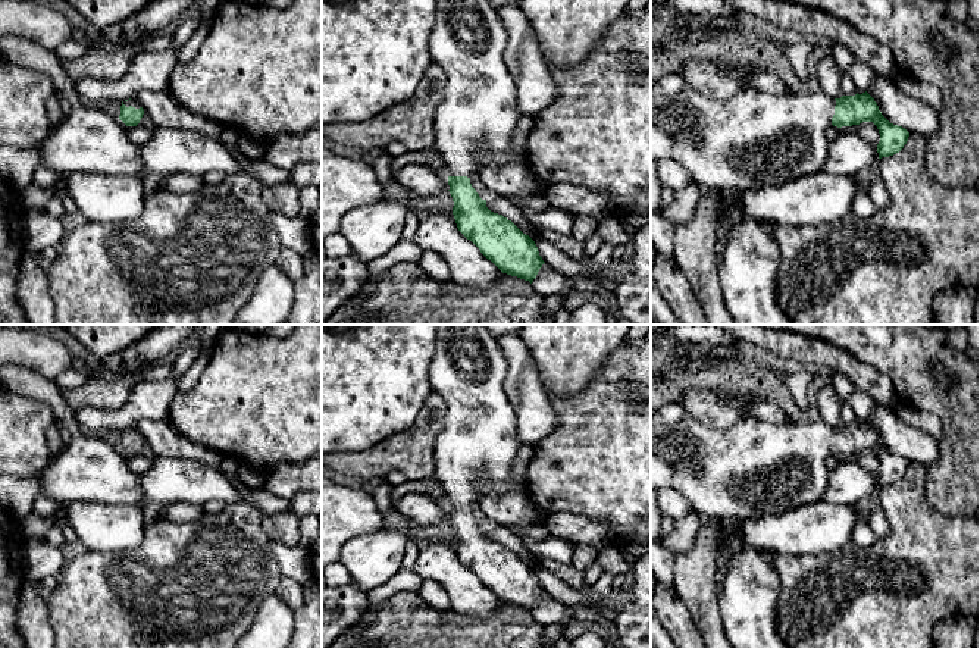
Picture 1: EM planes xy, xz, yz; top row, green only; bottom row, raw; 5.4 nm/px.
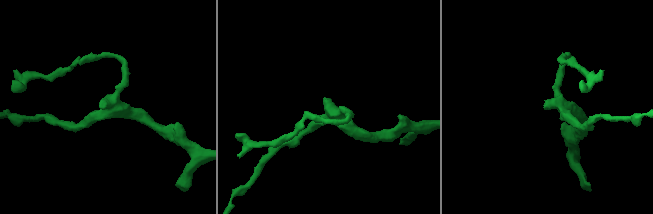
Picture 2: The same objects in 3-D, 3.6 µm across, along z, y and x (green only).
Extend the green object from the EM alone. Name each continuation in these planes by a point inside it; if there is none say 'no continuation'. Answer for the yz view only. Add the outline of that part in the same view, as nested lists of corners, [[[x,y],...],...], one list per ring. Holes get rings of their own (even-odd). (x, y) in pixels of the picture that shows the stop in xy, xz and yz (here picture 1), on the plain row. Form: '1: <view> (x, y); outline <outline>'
1: yz (754, 469); outline [[[691,417],[676,425],[658,425],[651,428],[651,488],[674,489],[691,503],[696,513],[720,520],[732,517],[751,520],[785,513],[821,501],[830,472],[824,460],[832,454],[835,435],[836,429],[820,417],[804,425],[777,425],[752,417],[729,429],[710,428]]]

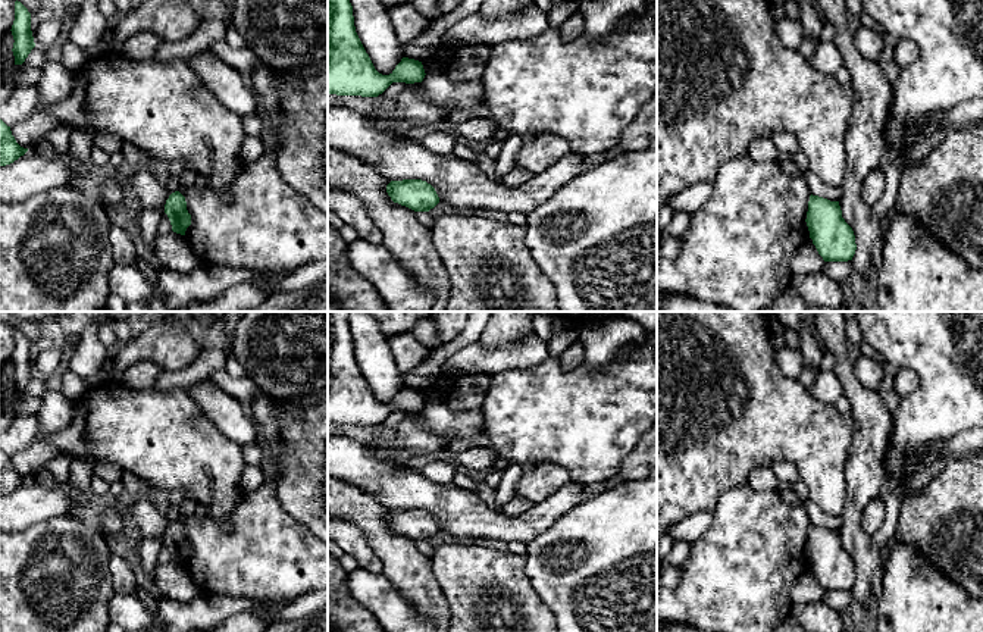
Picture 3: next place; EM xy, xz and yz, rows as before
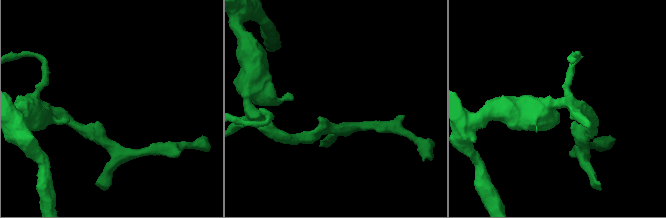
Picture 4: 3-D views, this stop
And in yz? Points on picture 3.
no continuation

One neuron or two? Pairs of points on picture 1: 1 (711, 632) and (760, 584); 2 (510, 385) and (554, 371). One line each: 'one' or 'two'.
1: two
2: two

